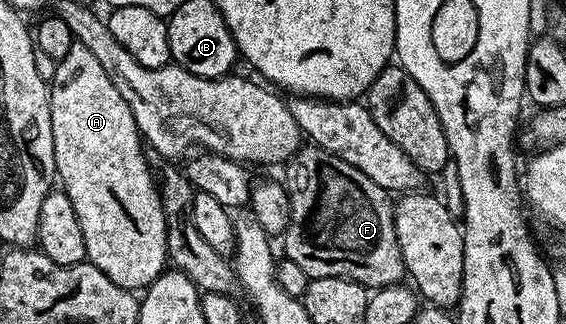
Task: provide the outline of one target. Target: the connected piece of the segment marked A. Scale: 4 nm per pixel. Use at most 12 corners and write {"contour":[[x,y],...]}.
{"contour":[[72,44],[48,98],[56,175],[87,260],[143,290],[165,272],[146,145]]}

